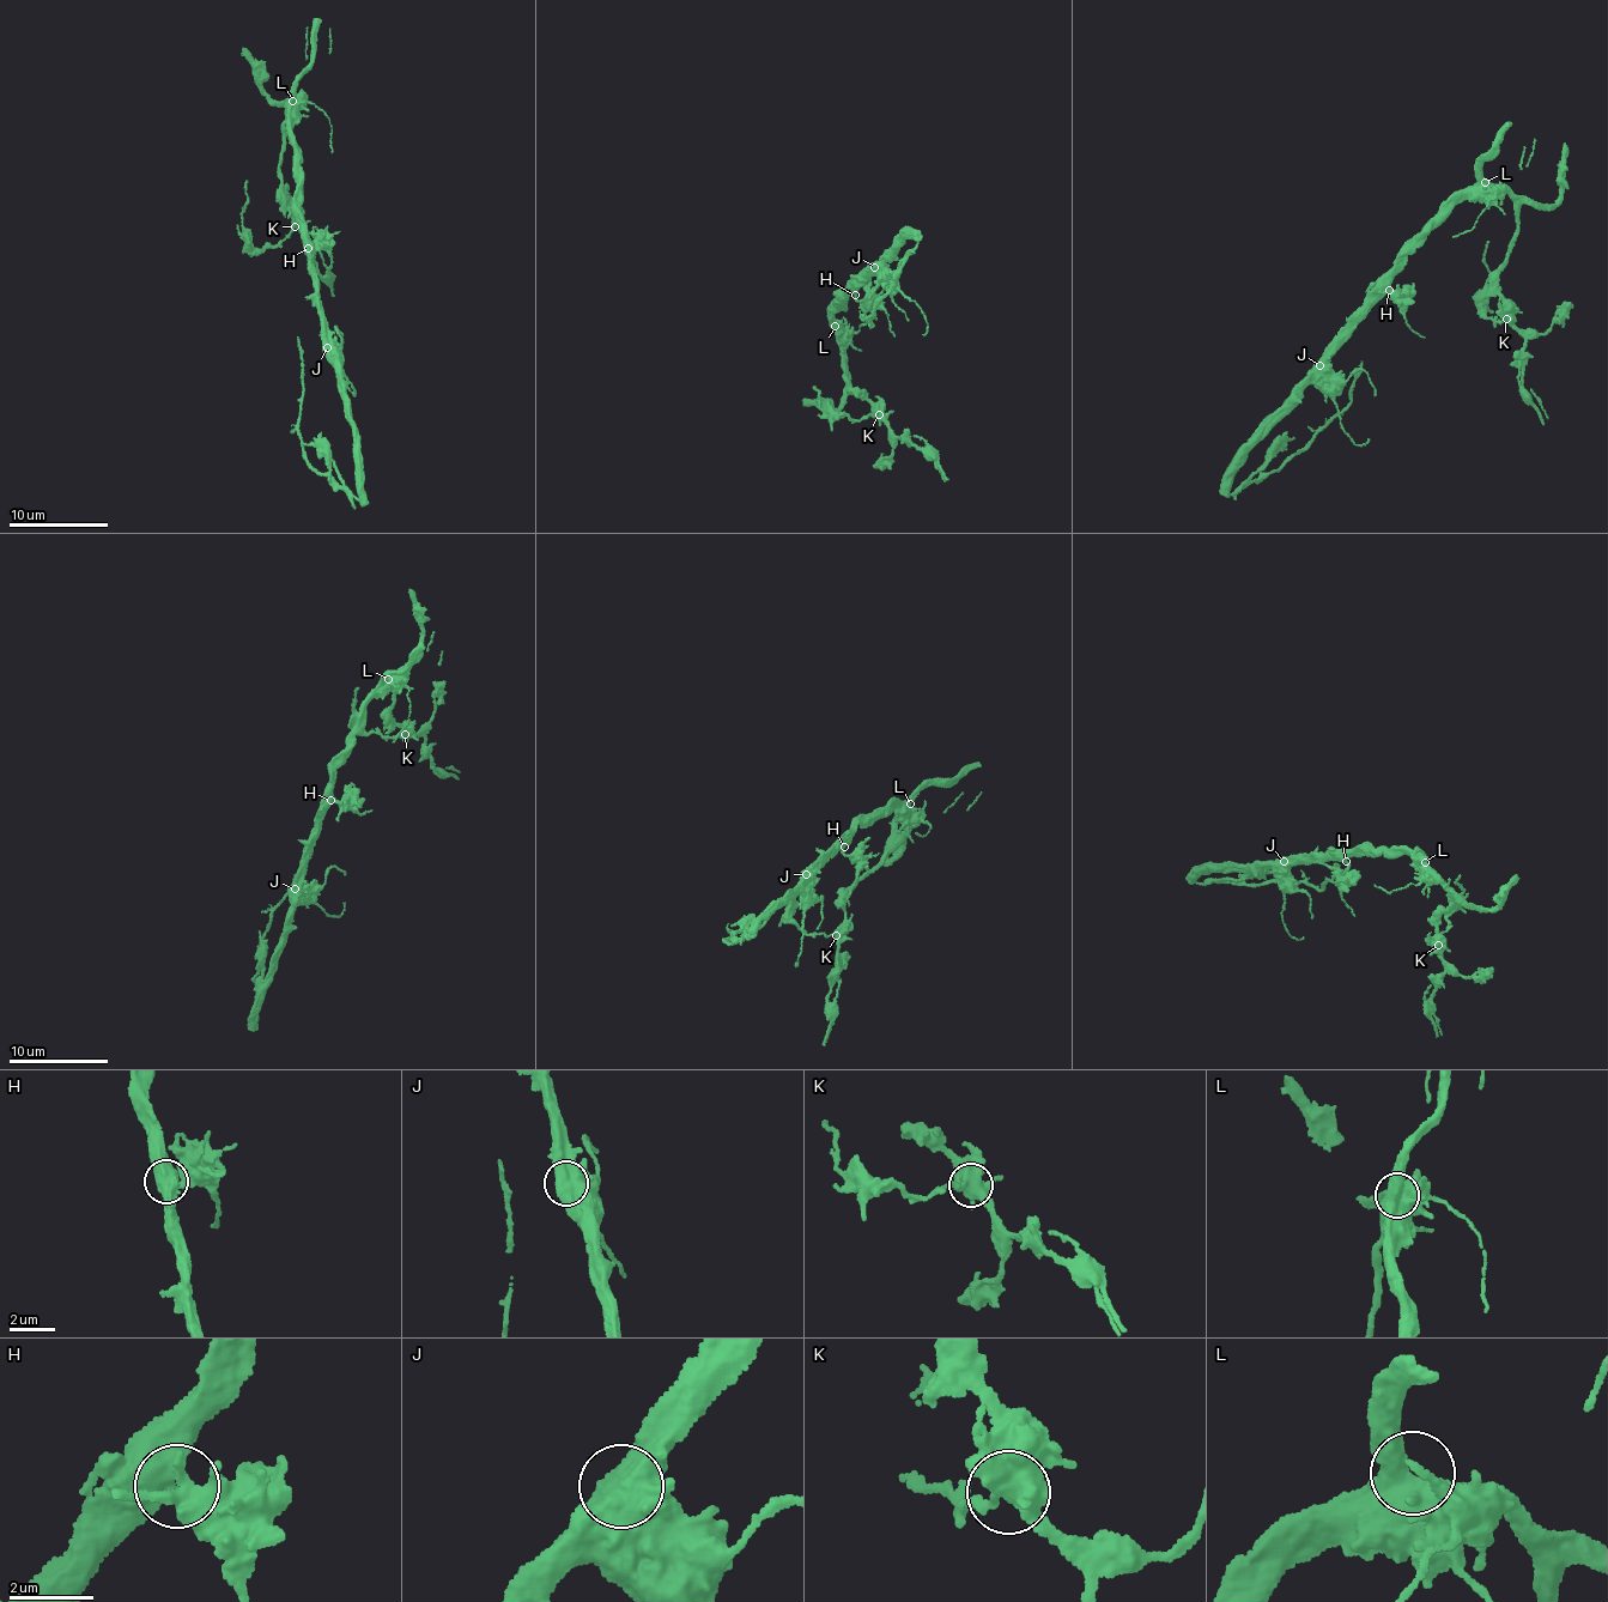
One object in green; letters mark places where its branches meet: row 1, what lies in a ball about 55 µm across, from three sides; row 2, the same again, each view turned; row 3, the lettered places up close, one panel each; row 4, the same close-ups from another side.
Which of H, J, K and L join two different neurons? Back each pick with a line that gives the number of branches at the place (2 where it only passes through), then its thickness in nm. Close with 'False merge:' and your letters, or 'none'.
False merge: none

